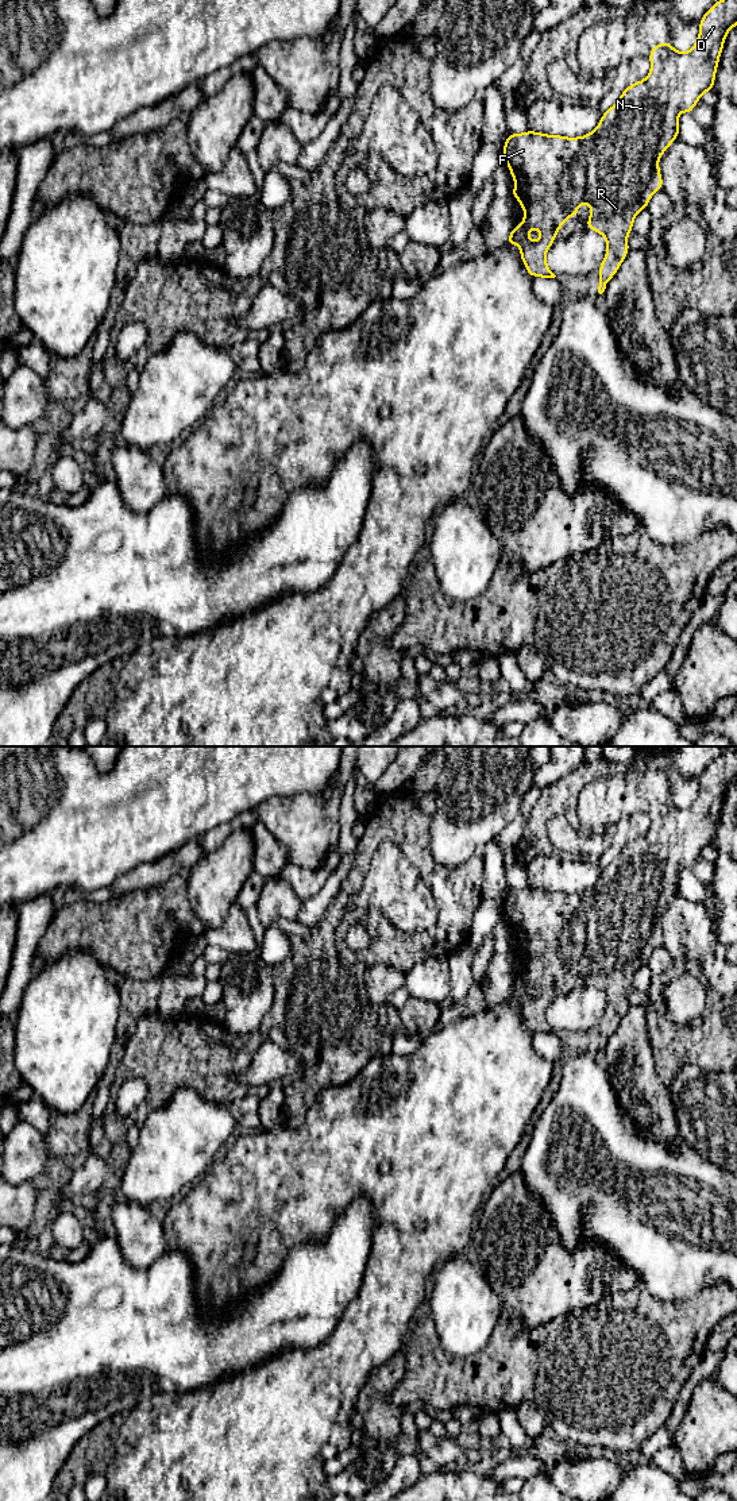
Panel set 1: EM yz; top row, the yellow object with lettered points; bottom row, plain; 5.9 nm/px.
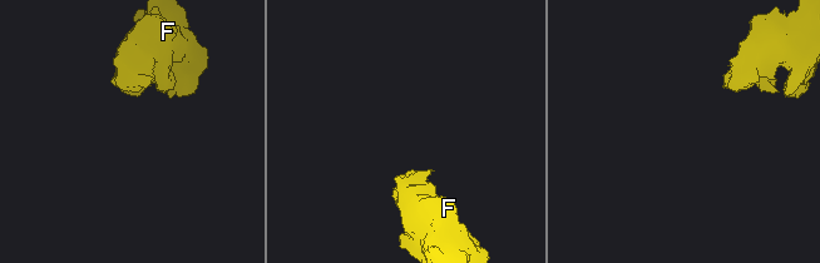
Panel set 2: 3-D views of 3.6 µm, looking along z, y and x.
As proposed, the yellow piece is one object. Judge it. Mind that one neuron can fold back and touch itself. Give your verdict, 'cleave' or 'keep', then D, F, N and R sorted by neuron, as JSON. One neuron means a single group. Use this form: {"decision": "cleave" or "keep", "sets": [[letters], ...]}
{"decision": "keep", "sets": [["D", "F", "N", "R"]]}

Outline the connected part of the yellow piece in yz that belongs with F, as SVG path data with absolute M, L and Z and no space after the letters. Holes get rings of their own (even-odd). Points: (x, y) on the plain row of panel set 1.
M737 749L729 750L702 772L699 779L699 792L687 809L676 807L667 796L651 803L649 817L651 827L645 836L637 837L624 845L617 858L602 869L597 884L586 890L582 895L578 892L564 894L562 891L547 891L528 885L524 890L509 890L502 904L503 918L509 922L513 934L517 938L512 944L512 953L516 953L525 968L525 973L518 983L513 983L505 1000L518 1000L521 1003L520 1014L530 1033L555 1034L545 1018L545 1010L556 995L557 985L563 983L570 973L578 973L578 964L582 957L591 964L591 971L584 980L586 984L601 989L607 999L605 1015L599 1027L598 1049L602 1050L607 1038L614 1033L625 1012L629 1010L628 989L633 987L633 977L641 965L648 962L653 949L663 945L663 933L659 926L659 914L665 908L670 900L679 894L679 868L692 871L695 860L705 848L714 846L717 822L724 804L725 794L730 784L737 782ZM532 984L541 987L541 995L530 998L528 988Z

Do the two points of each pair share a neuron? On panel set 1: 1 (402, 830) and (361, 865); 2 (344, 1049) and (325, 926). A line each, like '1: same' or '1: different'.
1: same
2: same

